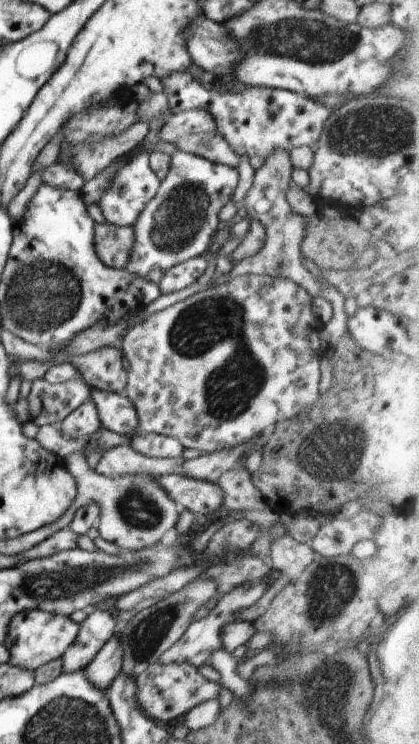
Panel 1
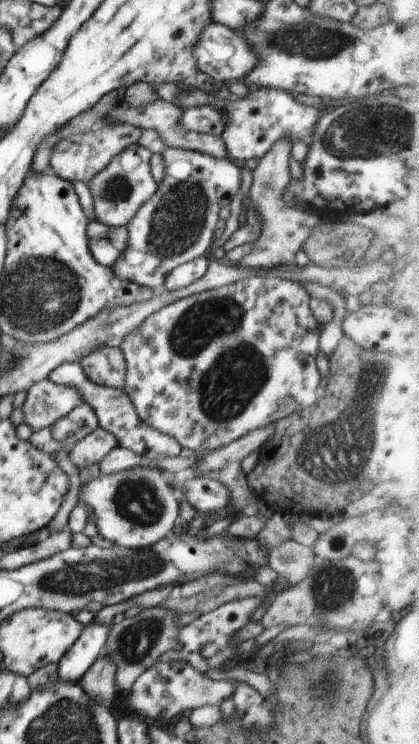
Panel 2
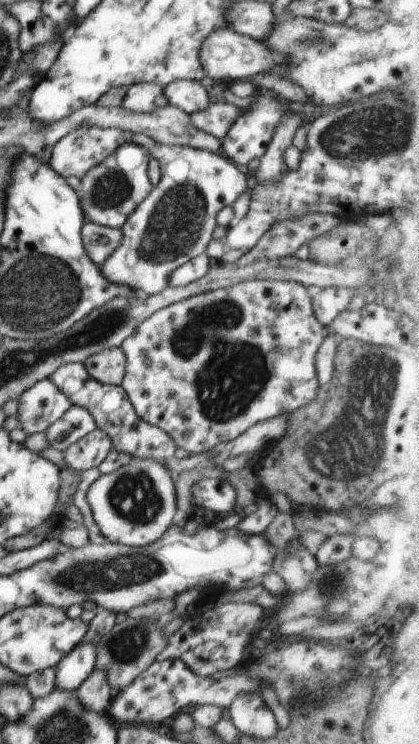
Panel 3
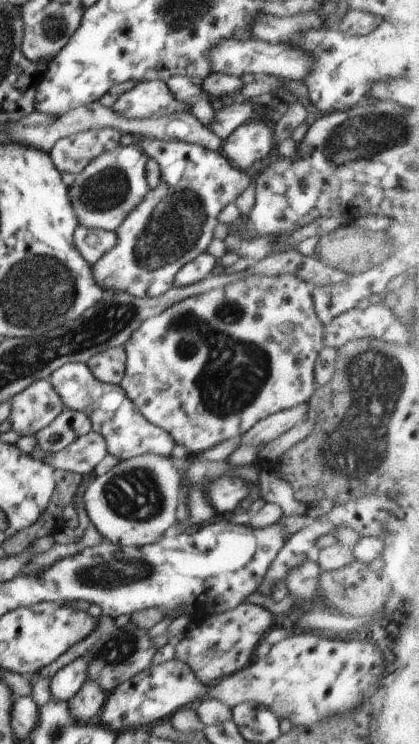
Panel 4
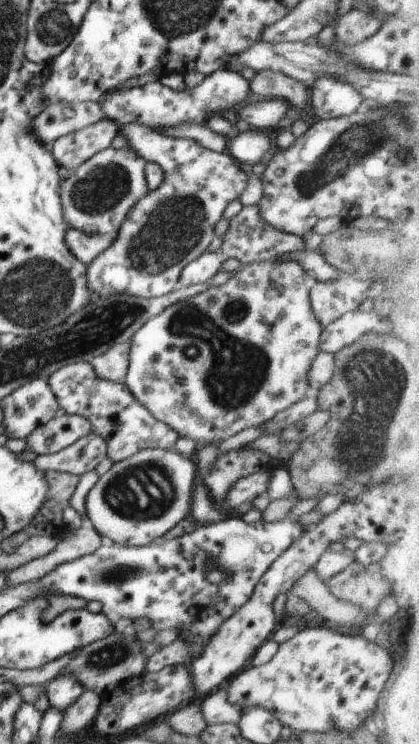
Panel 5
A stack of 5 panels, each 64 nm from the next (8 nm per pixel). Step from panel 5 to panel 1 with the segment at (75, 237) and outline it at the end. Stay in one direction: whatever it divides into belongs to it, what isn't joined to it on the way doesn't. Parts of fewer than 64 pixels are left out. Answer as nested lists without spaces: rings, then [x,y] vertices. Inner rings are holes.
[[[96,224],[96,252],[102,262],[114,269],[125,269],[134,248],[136,234],[132,227]]]

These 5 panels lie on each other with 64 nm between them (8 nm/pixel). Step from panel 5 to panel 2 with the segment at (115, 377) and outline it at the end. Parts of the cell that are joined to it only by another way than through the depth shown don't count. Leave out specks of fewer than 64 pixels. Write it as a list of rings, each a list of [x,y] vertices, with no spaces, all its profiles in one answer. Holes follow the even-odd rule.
[[[100,347],[79,363],[96,384],[121,389],[125,385],[127,368],[121,347]]]

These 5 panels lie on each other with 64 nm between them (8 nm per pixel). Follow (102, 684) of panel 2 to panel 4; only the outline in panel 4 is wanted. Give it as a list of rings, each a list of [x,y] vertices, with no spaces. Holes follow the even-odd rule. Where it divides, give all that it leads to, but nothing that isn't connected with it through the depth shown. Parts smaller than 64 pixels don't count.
[[[86,681],[82,688],[70,699],[70,714],[74,720],[81,725],[100,713],[101,708],[106,704],[108,694],[106,694],[97,683]]]

